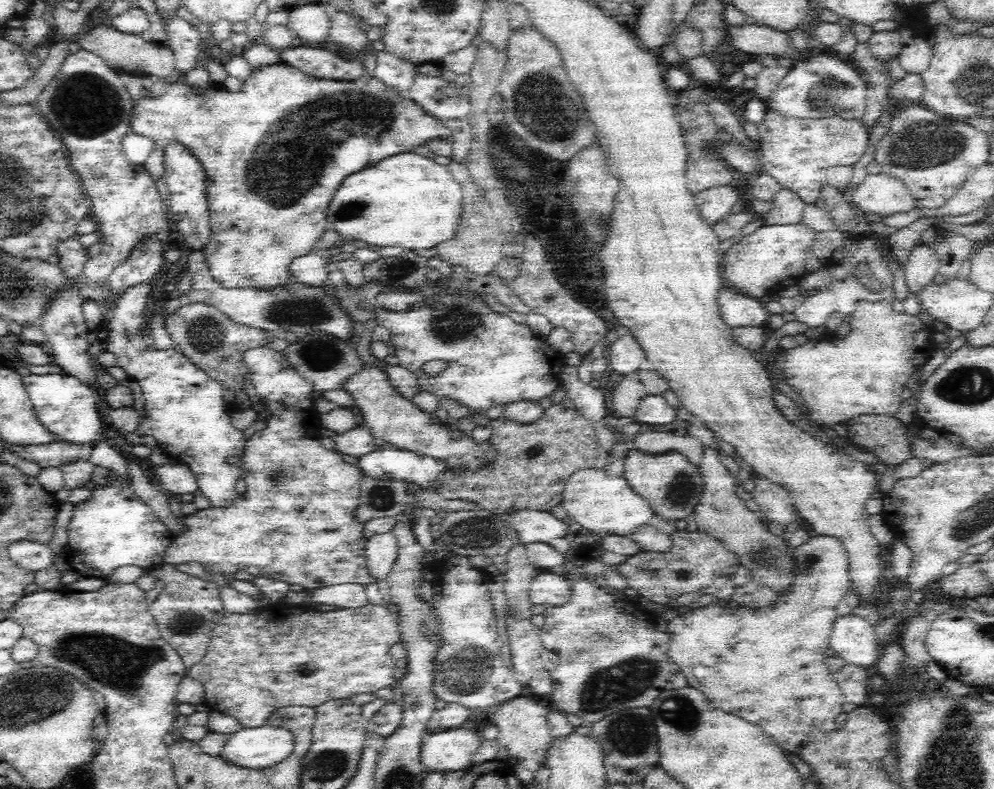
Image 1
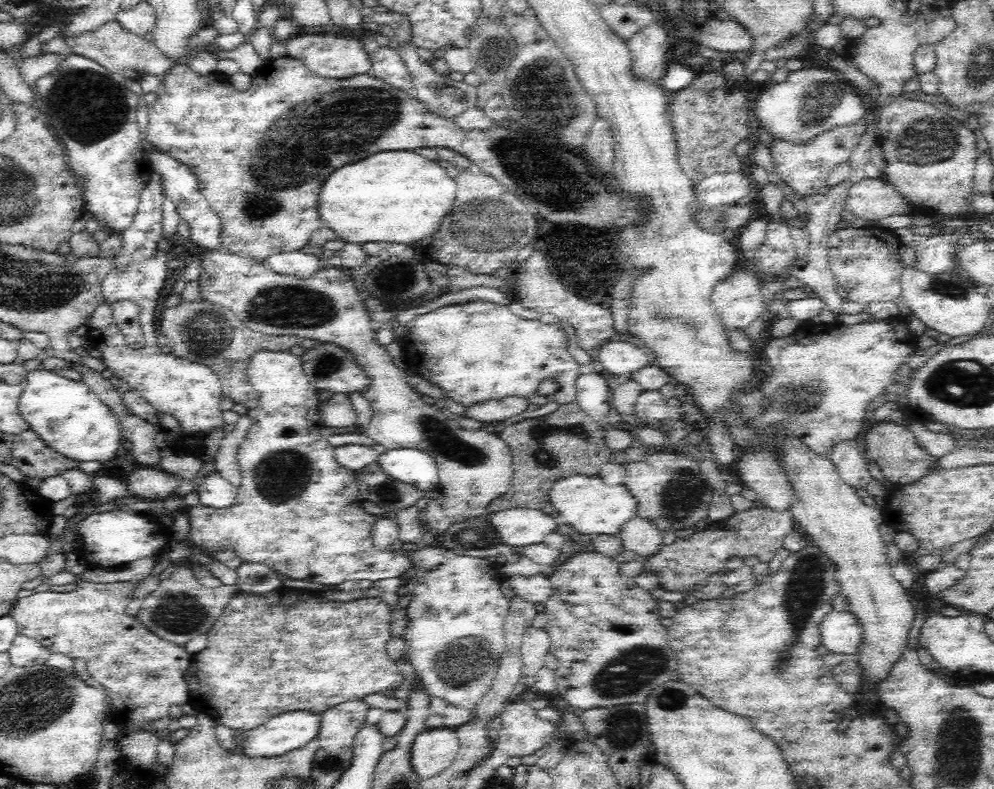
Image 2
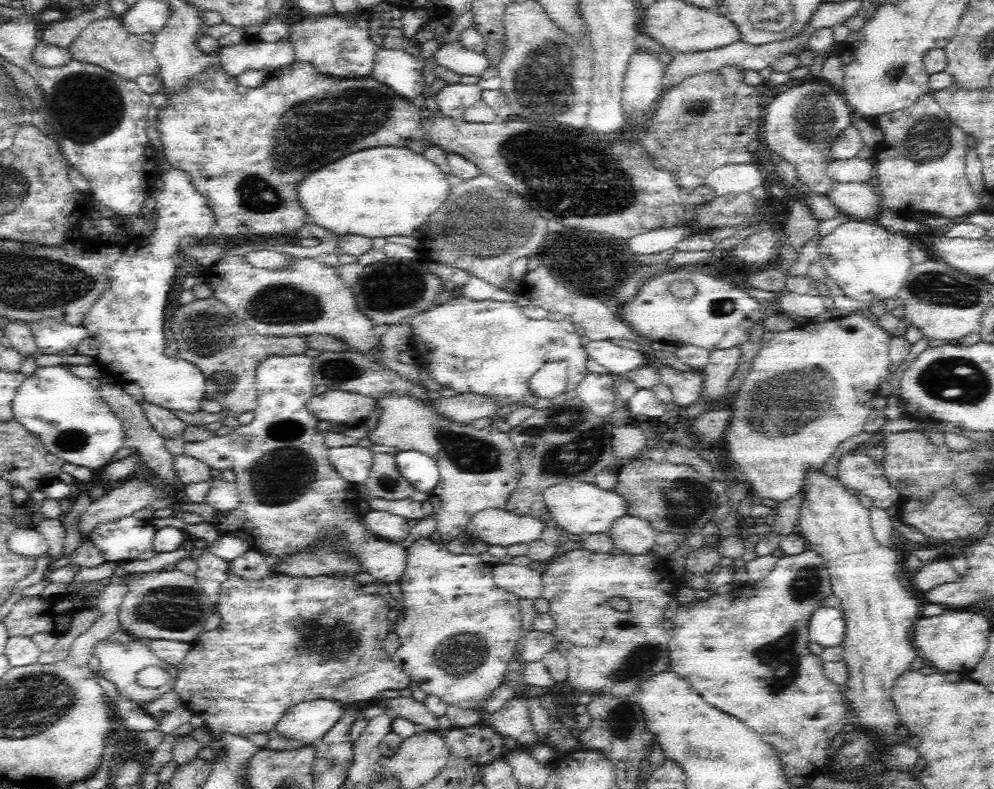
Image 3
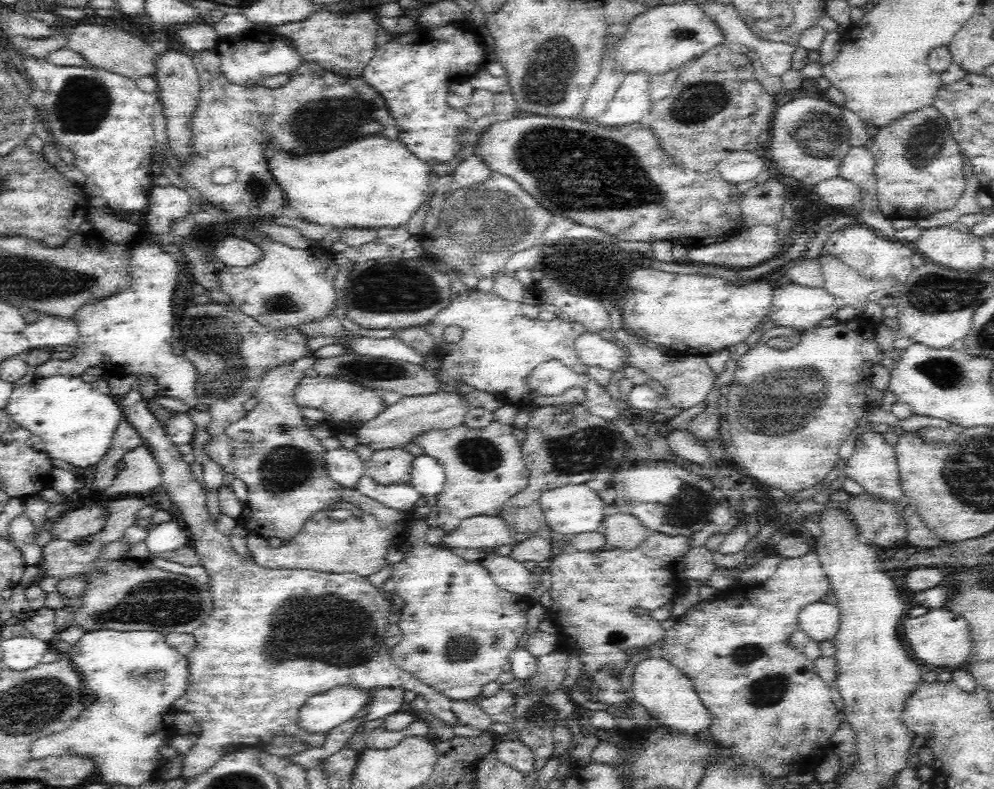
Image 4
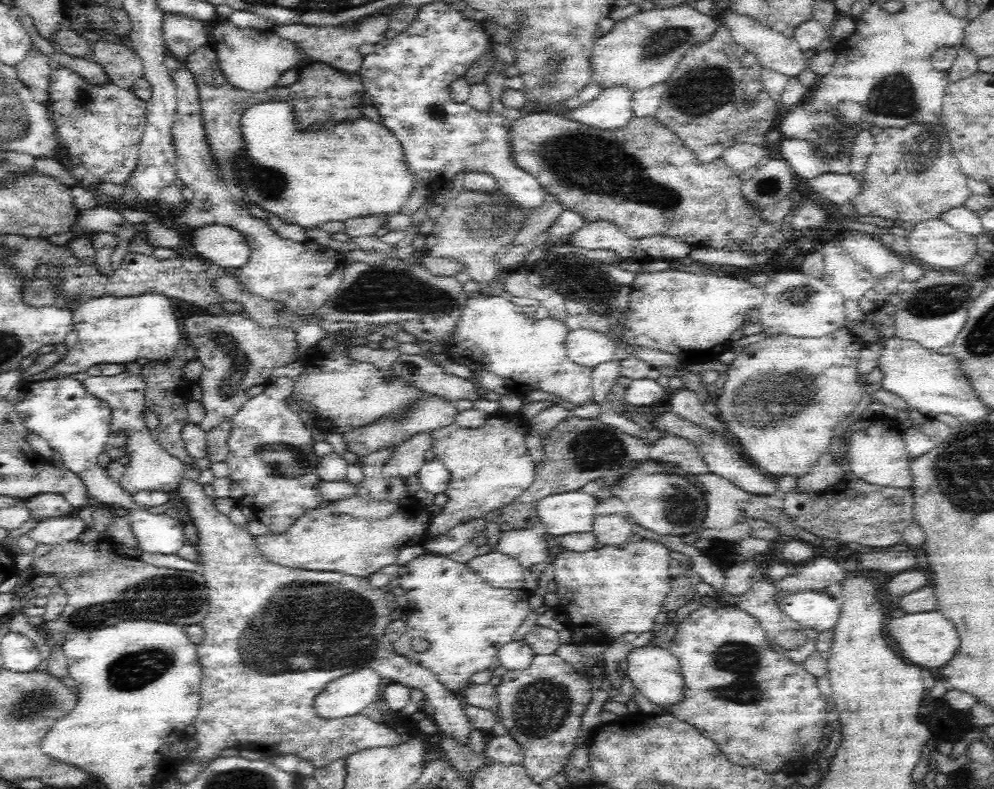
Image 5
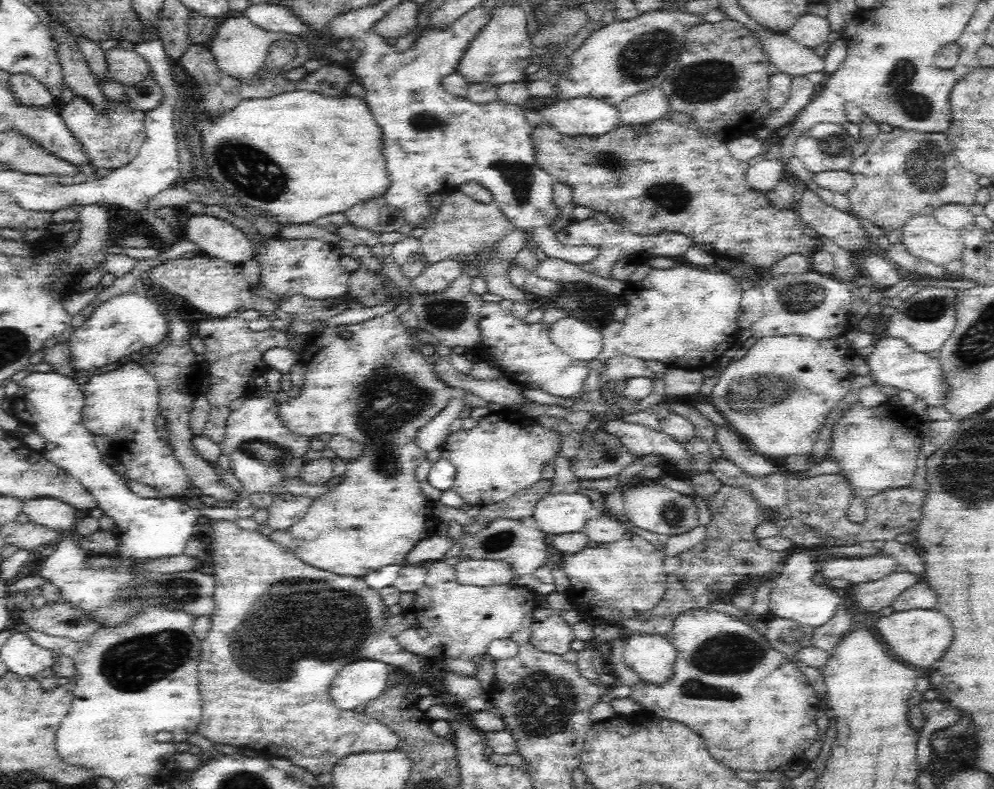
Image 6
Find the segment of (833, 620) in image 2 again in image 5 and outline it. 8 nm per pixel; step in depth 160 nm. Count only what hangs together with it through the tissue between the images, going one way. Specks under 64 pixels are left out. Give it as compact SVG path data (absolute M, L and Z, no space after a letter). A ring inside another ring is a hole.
M826 593L794 594L786 598L779 608L793 622L819 634L833 631L839 620L840 603Z

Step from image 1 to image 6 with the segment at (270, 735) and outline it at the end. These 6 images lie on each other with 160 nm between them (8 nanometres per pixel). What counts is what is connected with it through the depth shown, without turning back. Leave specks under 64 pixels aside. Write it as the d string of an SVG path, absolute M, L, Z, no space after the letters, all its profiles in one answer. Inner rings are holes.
M358 659L348 663L332 679L329 686L330 699L344 711L366 707L386 691L391 671L386 663L374 659Z

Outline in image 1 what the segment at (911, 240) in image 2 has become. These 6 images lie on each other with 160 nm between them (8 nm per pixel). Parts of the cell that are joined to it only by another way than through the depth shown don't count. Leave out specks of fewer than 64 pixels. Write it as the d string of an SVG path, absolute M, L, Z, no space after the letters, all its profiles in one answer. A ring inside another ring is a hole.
M920 240L915 245L905 265L905 283L907 296L902 299L904 313L920 314L923 308L919 294L932 283L937 268L937 259L926 241Z

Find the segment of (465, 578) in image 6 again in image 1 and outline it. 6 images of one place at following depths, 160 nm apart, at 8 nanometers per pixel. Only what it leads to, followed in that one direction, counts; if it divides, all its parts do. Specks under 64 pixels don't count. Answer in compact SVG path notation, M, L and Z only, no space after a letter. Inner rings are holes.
M539 573L532 580L529 599L534 605L566 606L566 603L572 600L572 583L573 577Z

